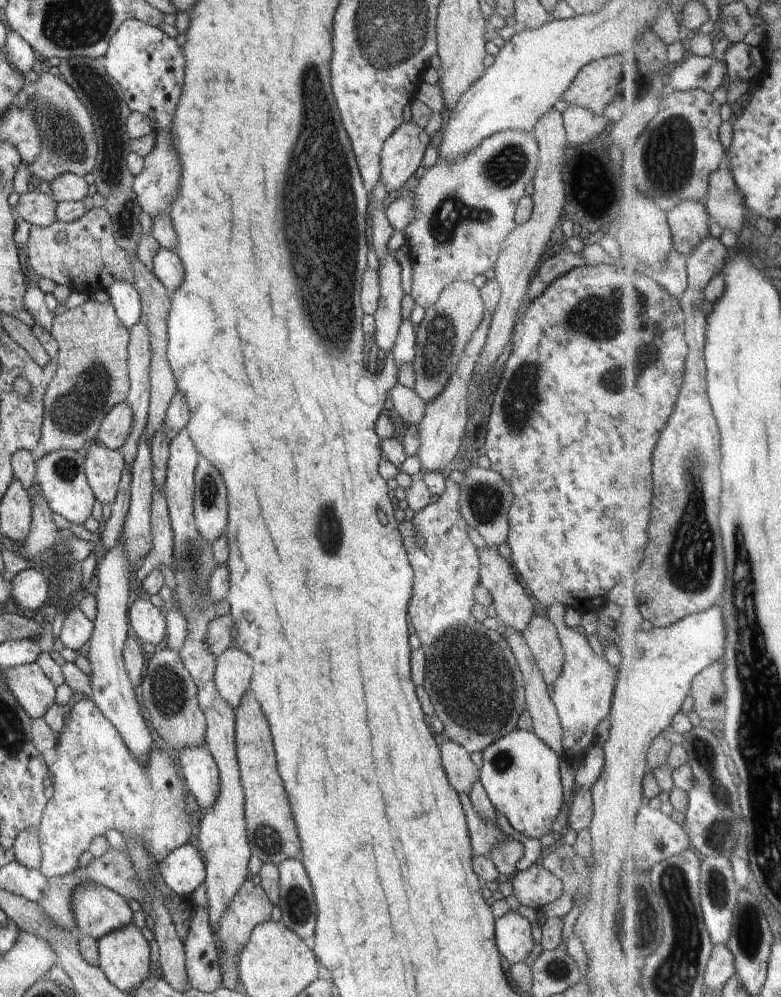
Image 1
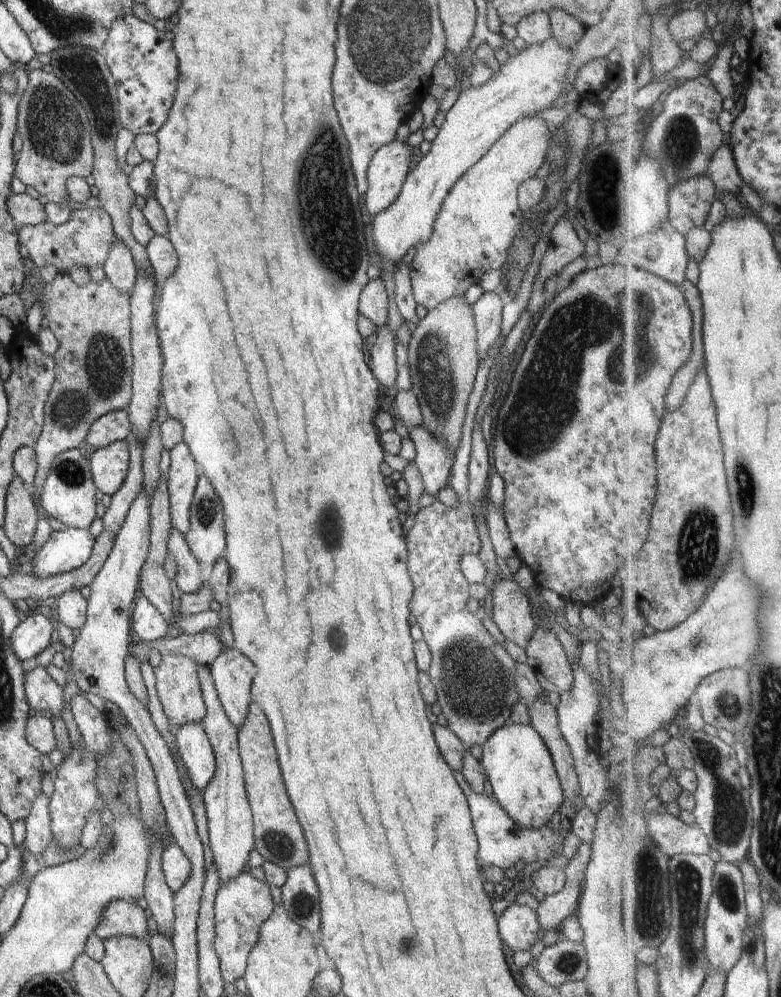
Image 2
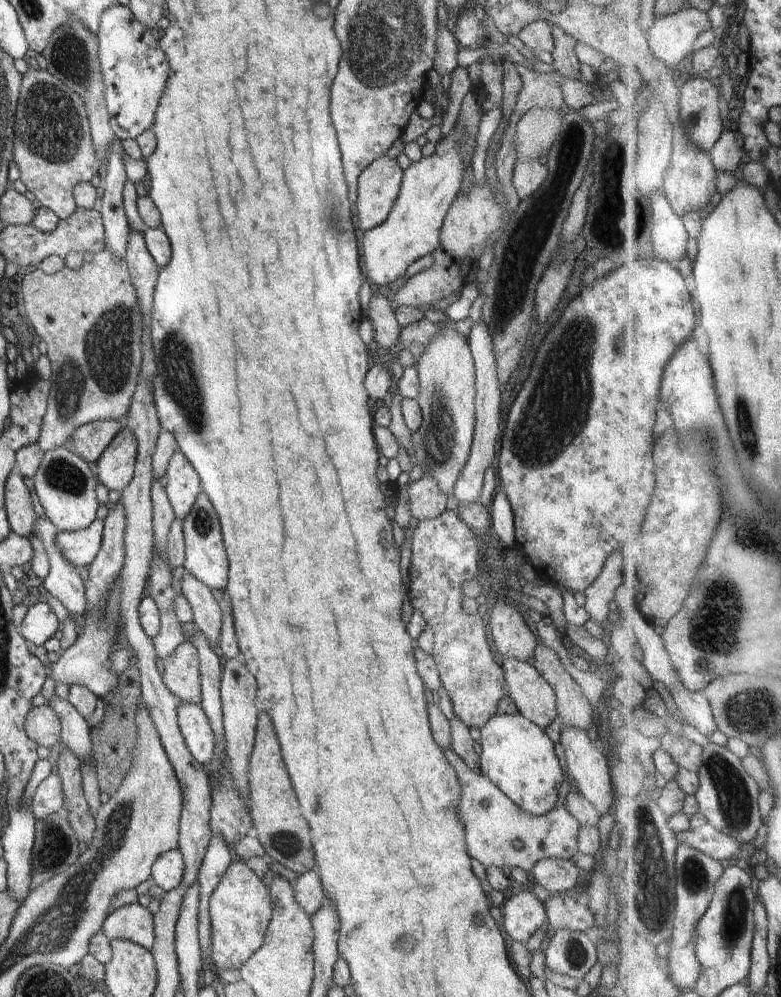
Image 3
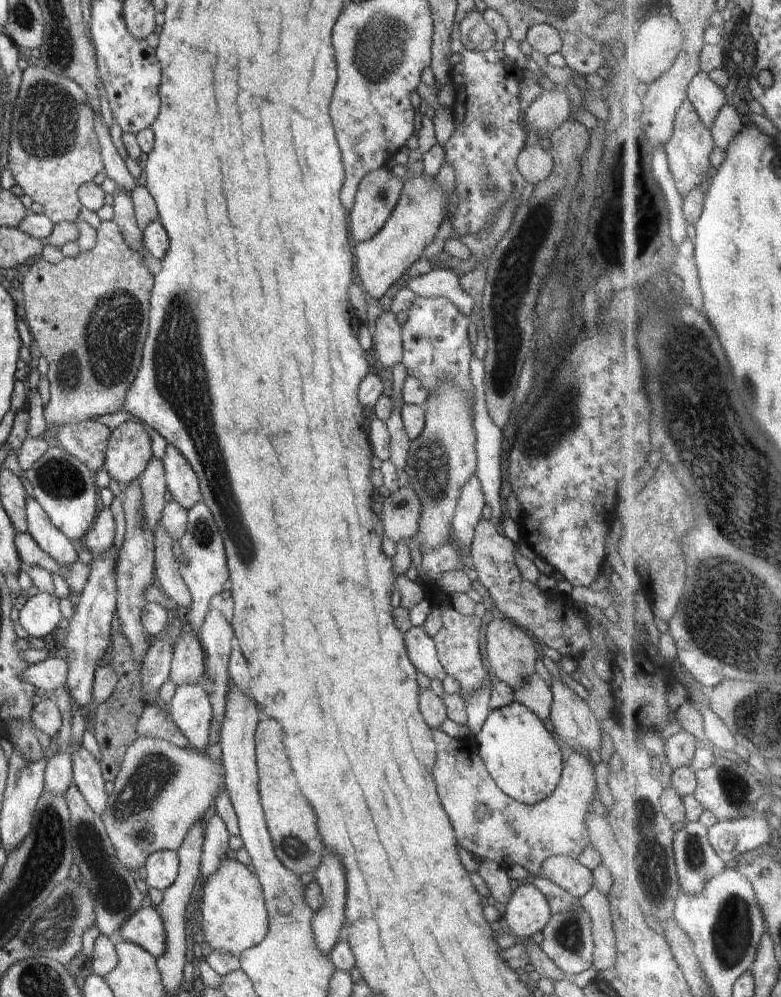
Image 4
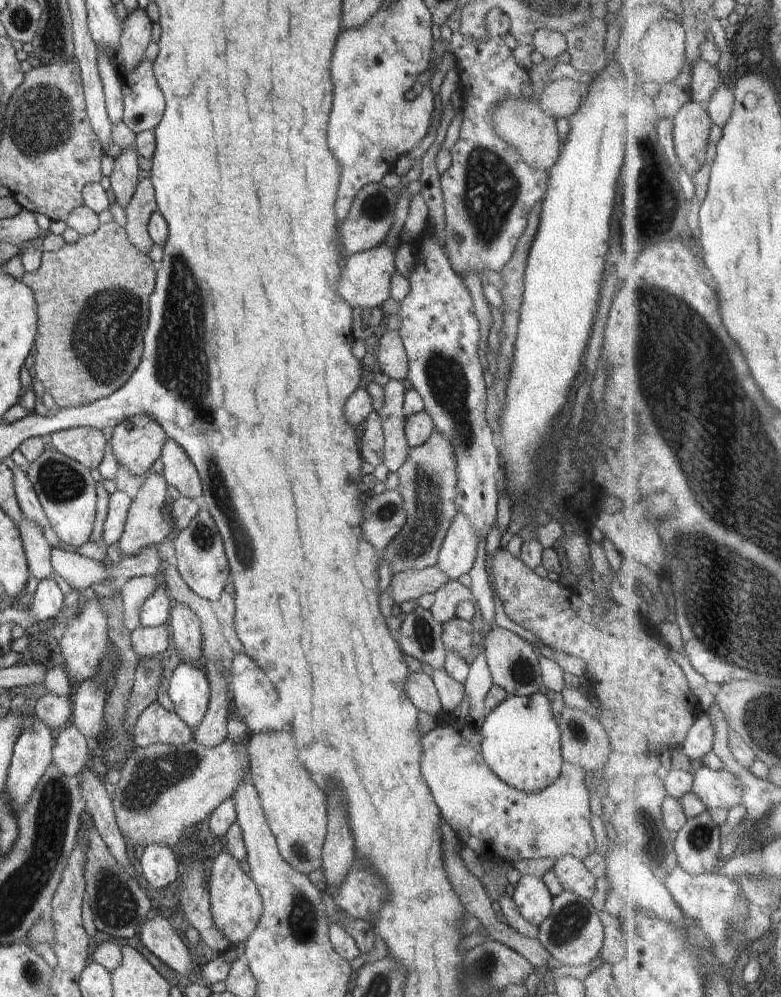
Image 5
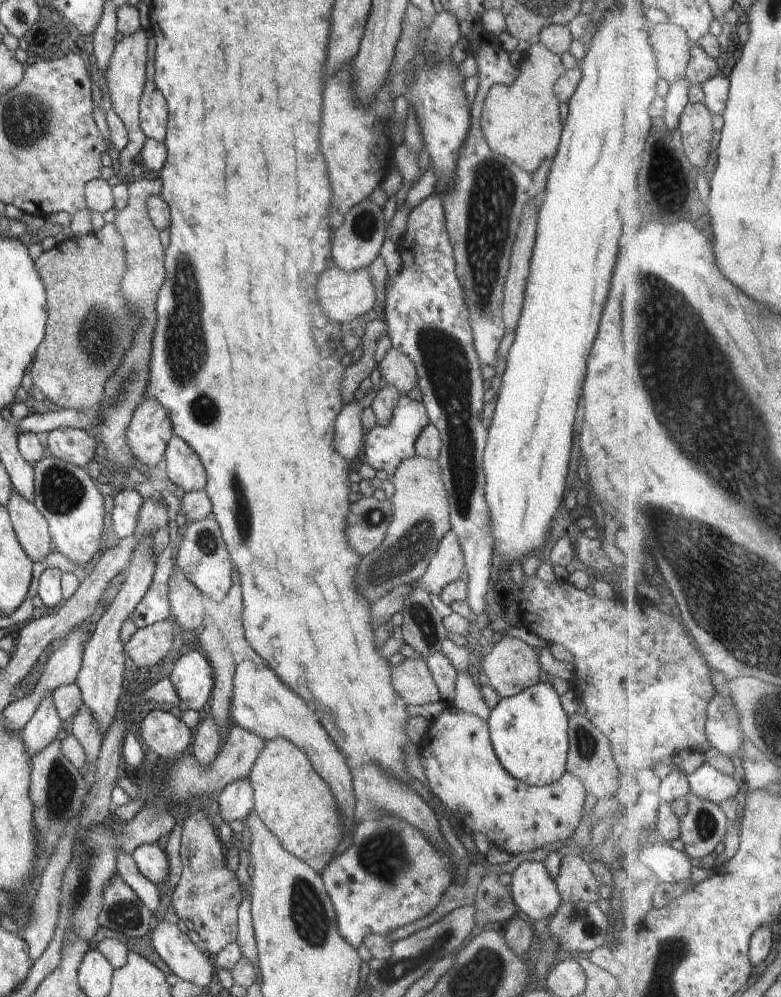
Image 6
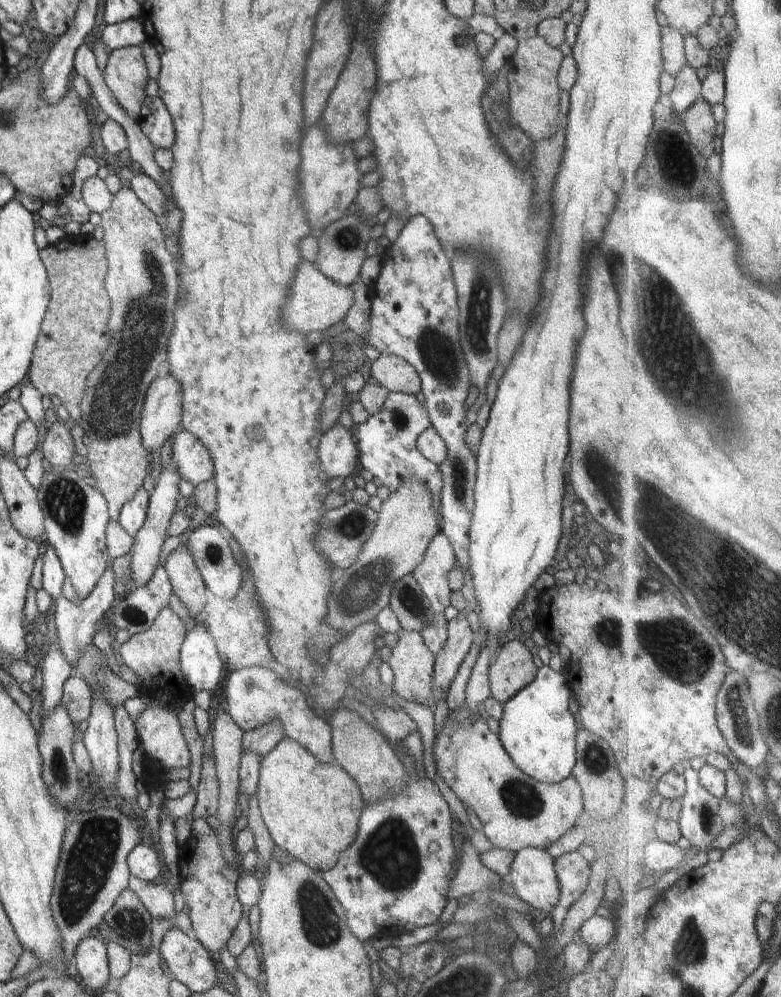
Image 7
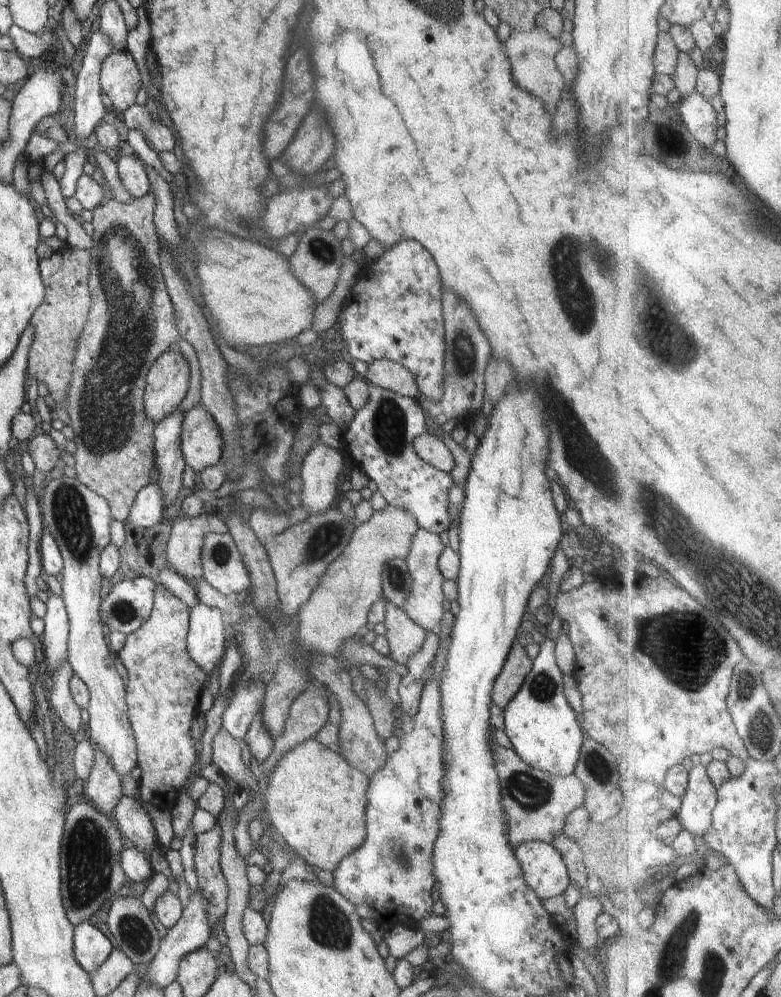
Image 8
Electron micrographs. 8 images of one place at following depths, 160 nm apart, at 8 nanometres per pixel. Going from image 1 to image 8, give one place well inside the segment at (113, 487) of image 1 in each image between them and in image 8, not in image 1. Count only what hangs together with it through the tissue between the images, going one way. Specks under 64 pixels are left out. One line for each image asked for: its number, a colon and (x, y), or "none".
2: (109, 465)
3: (116, 466)
4: (128, 451)
5: (137, 443)
6: (150, 430)
7: (162, 412)
8: (166, 385)

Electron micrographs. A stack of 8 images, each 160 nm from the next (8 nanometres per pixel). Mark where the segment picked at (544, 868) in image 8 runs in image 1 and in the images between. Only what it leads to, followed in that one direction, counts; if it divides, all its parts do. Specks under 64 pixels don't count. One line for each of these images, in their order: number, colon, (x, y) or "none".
1: (514, 939)
2: (518, 925)
3: (523, 914)
4: (527, 912)
5: (533, 900)
6: (533, 891)
7: (532, 873)

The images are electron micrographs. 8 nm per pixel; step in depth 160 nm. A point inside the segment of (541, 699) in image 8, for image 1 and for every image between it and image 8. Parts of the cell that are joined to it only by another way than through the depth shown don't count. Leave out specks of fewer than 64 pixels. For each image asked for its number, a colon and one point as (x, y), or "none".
1: (520, 773)
2: (518, 766)
3: (518, 757)
4: (521, 756)
5: (521, 738)
6: (529, 732)
7: (536, 729)

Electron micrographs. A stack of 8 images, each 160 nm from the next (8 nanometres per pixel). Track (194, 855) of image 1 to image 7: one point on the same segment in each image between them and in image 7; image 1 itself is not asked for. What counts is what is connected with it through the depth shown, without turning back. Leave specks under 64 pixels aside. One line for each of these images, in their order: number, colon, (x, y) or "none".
2: (176, 866)
3: (168, 868)
4: (162, 867)
5: (159, 867)
6: (152, 862)
7: (146, 863)

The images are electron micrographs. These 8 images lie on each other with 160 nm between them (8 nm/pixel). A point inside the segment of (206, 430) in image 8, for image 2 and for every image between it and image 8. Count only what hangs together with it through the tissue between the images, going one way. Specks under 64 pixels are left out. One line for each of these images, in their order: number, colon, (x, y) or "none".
2: (183, 474)
3: (183, 488)
4: (182, 481)
5: (178, 471)
6: (181, 467)
7: (192, 459)

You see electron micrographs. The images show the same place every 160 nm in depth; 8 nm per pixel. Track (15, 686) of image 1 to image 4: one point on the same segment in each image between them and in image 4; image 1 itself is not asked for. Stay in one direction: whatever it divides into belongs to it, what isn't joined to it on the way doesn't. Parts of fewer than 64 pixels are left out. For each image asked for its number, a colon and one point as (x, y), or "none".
2: (43, 694)
3: (74, 729)
4: (87, 776)

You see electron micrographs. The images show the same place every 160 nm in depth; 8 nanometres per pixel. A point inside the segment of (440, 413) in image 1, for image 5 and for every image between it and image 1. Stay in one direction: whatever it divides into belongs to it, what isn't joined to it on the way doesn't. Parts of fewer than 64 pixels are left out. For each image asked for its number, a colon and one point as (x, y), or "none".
2: (432, 459)
3: (425, 501)
4: (401, 516)
5: (384, 516)

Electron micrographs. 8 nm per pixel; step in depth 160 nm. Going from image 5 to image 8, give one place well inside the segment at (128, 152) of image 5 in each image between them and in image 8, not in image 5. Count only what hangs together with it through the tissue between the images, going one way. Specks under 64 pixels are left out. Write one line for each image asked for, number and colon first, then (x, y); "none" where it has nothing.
6: (125, 76)
7: (126, 75)
8: (120, 77)

